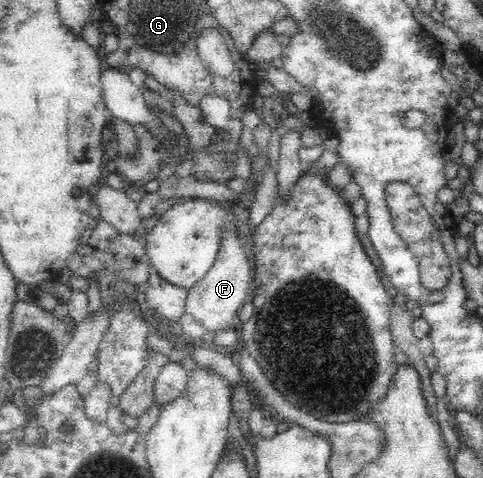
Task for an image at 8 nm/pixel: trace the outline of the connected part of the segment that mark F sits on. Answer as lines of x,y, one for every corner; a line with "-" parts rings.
225,229
222,232
221,252
217,256
217,262
208,270
203,280
188,290
185,313
193,316
205,332
214,332
215,335
226,330
234,332
240,309
253,290
251,272
253,271
239,241
239,235

